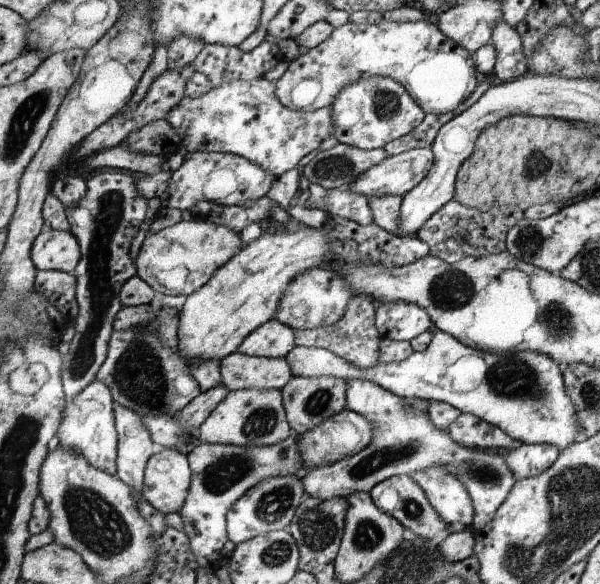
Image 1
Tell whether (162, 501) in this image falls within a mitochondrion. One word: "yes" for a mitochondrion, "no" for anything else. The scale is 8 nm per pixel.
no

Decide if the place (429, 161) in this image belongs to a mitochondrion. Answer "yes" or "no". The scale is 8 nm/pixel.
no

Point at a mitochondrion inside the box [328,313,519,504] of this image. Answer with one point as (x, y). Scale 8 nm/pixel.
(370, 465)

